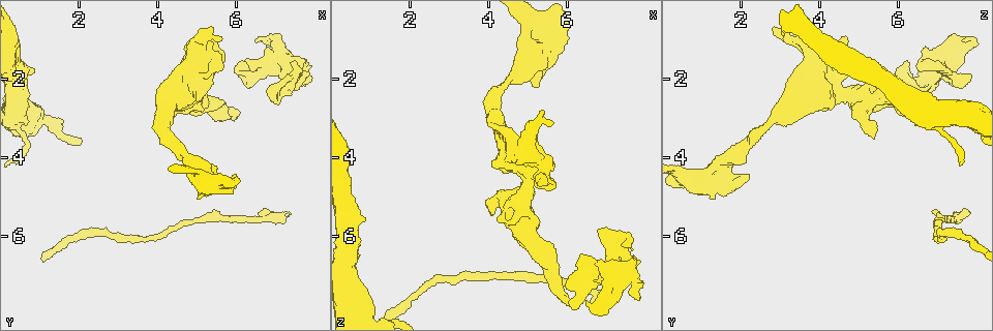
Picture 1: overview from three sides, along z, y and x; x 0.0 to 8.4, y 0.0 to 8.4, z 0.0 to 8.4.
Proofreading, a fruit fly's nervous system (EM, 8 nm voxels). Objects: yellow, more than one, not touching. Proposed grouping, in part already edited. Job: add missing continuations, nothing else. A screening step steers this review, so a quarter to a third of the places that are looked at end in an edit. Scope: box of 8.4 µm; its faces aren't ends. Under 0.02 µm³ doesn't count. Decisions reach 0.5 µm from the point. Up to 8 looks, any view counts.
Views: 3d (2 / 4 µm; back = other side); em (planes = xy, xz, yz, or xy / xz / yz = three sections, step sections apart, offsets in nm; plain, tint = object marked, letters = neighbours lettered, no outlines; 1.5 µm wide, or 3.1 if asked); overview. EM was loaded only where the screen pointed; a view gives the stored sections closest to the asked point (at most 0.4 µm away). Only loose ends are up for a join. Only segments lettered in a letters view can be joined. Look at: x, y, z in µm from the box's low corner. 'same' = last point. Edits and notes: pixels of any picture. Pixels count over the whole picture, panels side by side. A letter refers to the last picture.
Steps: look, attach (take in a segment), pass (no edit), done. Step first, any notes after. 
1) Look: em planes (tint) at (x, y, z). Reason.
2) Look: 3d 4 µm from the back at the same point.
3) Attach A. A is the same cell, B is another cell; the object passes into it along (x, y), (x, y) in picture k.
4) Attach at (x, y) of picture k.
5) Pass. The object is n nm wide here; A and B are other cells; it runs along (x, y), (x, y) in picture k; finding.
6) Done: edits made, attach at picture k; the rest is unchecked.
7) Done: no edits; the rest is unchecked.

Look: 3d 2 µm from the back at (7.50, 1.60, 6.20). Branch stops here.

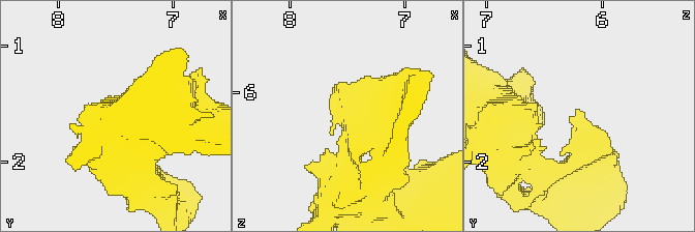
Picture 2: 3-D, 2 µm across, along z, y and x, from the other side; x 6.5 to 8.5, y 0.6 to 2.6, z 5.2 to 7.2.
Look: em planes (letters) at (7.48, 1.54, 6.22). Need the tissue.

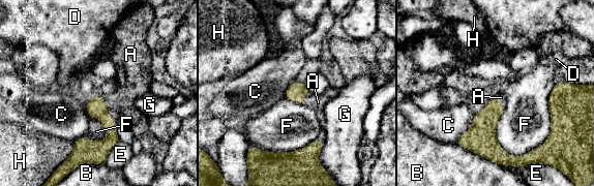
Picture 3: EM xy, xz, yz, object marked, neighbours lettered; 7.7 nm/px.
Attach A. The longest contact is with F, 650 nm; A is the same cell, B, C, D, E, F, G and H are other cells; the neuron continues.

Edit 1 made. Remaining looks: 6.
Look: overview. Redraw.

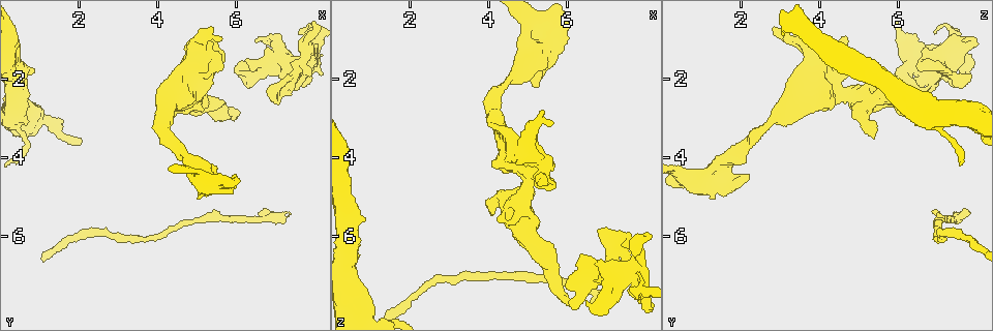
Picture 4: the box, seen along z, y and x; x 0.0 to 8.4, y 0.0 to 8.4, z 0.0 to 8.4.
Look: 3d 2 µm at (5.35, 0.70, 2.80). Free end.

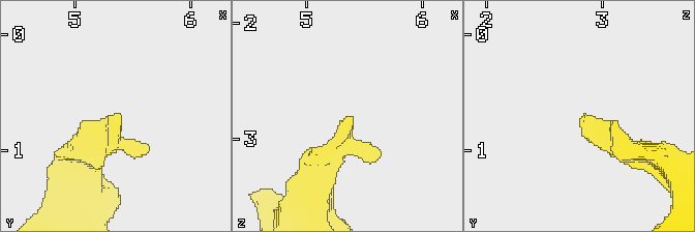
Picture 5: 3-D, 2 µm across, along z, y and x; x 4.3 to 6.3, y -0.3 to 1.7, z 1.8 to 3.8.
Look: em xy step 4 (tint) at (5.40, 0.76, 2.82).

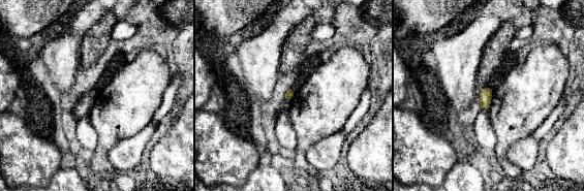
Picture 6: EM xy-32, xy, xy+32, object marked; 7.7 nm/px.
Look: em planes (letters) at the same point. Cut it another way.

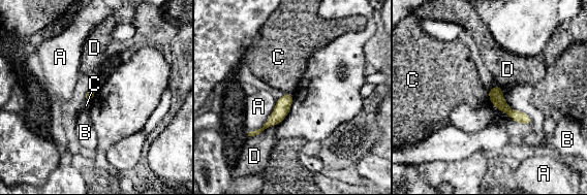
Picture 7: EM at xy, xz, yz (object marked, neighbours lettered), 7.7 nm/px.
Pass. A, B, C and D are other cells; a border runs along (487, 91), (490, 98) in picture 7; no lettered segment goes on from it.

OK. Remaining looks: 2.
Done: edits made, attach at picture 3; the rest is unchecked.

